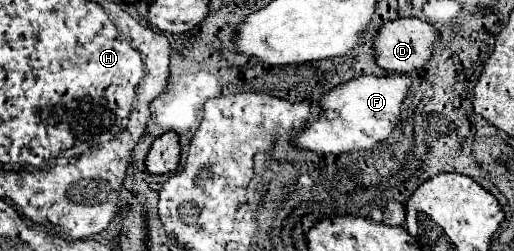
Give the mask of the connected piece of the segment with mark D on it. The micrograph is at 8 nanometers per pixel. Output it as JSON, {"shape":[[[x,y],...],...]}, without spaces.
{"shape":[[[398,18],[392,22],[384,22],[380,28],[374,50],[378,52],[378,64],[390,72],[414,72],[430,62],[434,48],[438,46],[442,34],[434,28],[434,24],[420,20],[420,18]]]}

